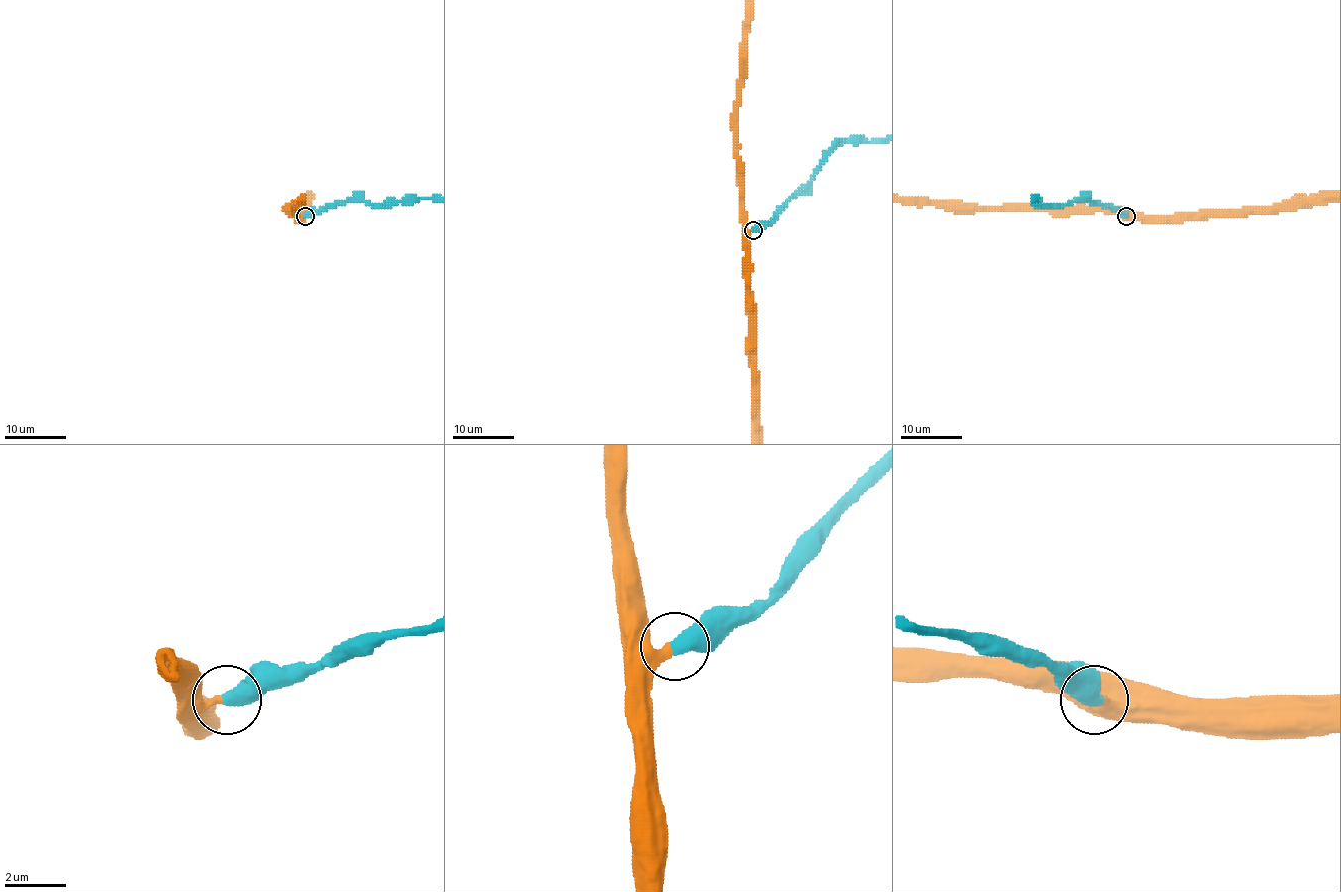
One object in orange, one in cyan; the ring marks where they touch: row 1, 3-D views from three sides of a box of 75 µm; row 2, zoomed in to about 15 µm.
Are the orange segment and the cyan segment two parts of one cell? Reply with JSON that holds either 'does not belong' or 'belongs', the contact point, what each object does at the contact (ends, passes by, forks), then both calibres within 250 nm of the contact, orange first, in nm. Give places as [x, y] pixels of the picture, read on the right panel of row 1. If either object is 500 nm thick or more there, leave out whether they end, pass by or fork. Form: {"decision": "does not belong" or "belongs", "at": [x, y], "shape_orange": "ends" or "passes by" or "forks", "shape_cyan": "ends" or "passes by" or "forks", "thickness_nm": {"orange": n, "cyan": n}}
{"decision": "belongs", "at": [1126, 216], "thickness_nm": {"orange": 360, "cyan": 600}}

